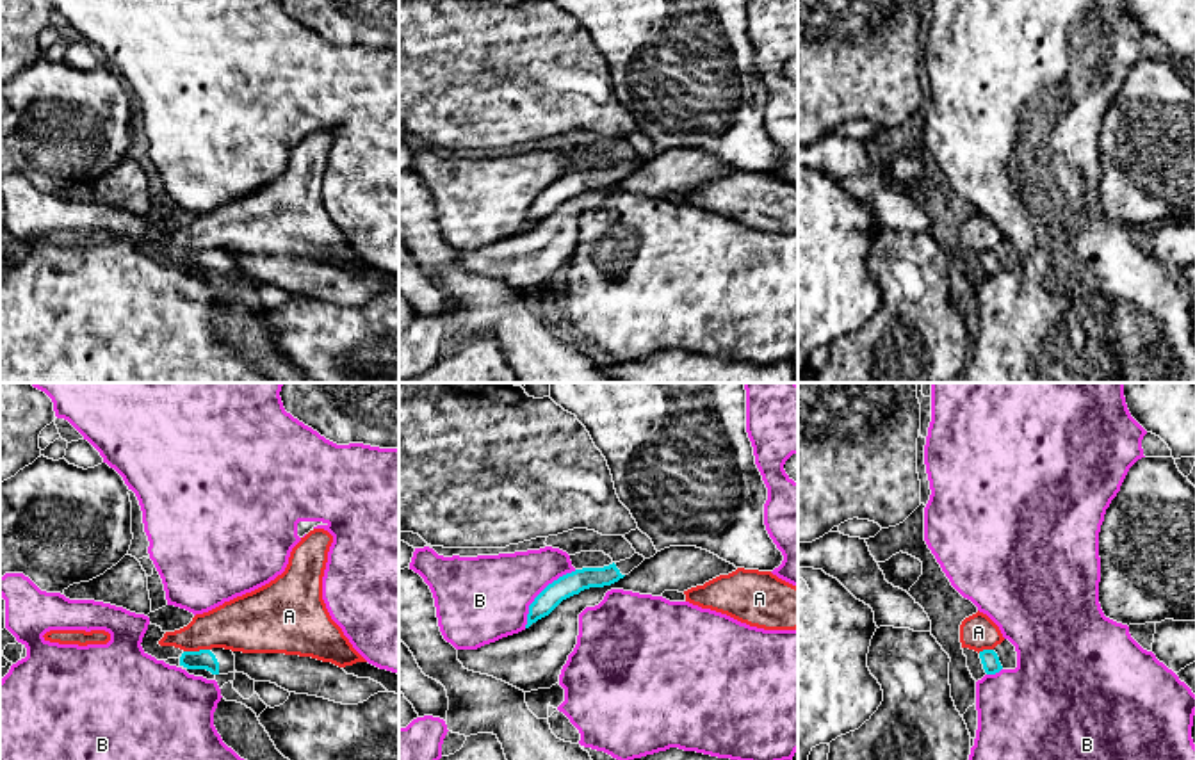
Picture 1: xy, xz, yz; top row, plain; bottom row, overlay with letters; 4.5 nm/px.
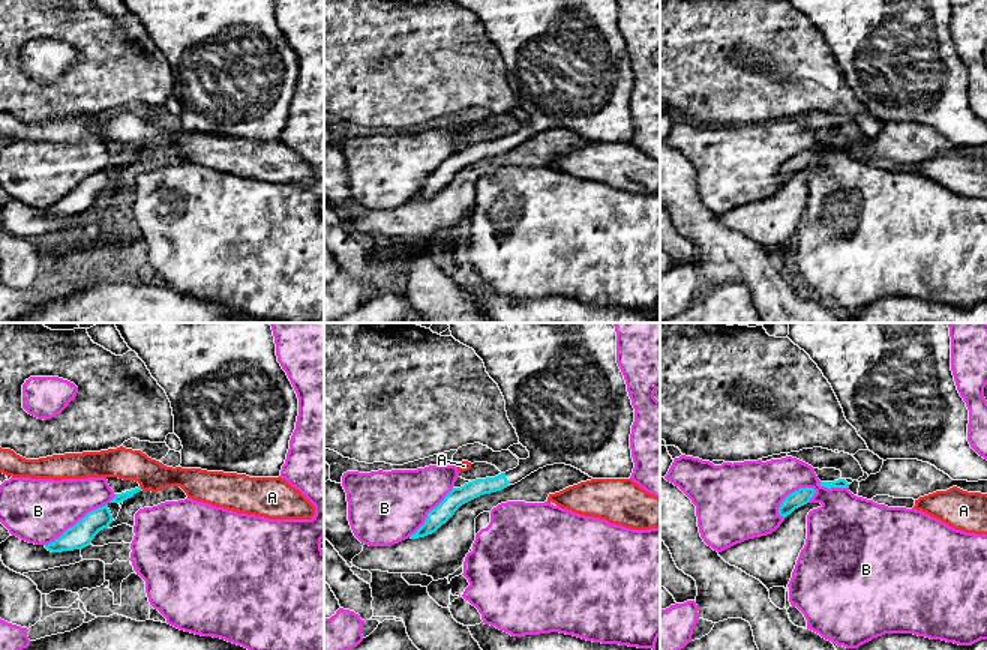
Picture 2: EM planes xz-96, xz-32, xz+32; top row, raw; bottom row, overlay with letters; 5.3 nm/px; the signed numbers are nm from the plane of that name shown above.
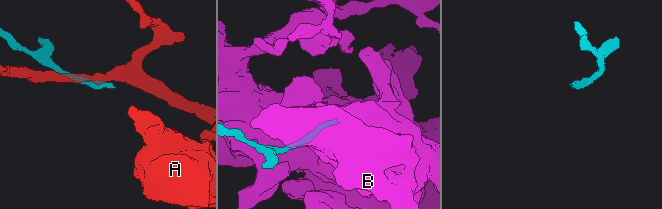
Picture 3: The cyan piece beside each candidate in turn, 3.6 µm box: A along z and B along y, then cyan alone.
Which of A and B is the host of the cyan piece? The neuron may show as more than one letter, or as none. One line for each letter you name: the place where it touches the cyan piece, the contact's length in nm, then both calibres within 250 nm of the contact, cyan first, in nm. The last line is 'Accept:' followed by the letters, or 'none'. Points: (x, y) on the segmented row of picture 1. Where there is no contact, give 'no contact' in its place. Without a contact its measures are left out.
Accept: none

